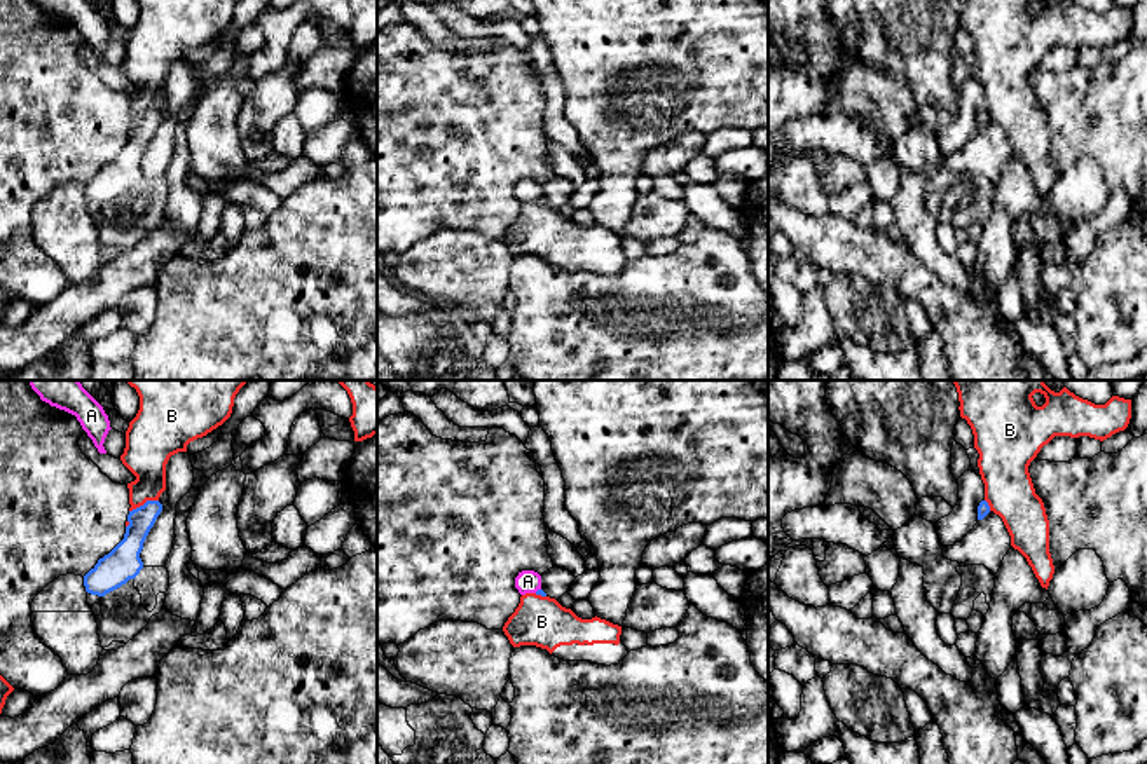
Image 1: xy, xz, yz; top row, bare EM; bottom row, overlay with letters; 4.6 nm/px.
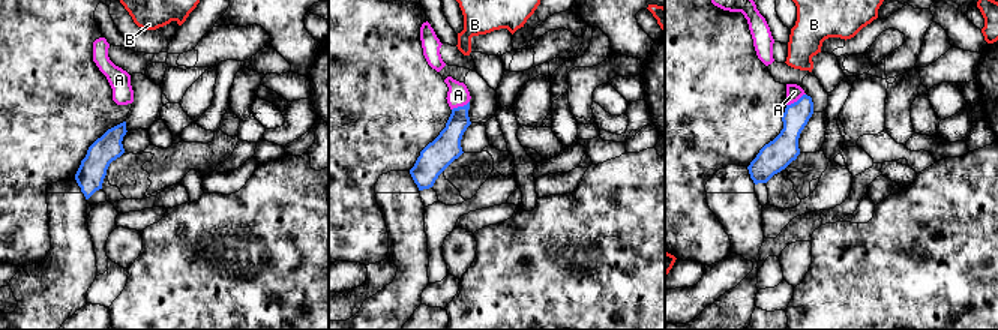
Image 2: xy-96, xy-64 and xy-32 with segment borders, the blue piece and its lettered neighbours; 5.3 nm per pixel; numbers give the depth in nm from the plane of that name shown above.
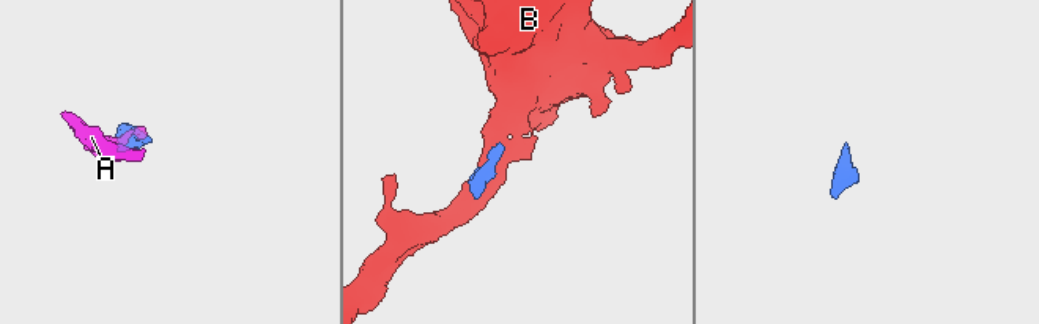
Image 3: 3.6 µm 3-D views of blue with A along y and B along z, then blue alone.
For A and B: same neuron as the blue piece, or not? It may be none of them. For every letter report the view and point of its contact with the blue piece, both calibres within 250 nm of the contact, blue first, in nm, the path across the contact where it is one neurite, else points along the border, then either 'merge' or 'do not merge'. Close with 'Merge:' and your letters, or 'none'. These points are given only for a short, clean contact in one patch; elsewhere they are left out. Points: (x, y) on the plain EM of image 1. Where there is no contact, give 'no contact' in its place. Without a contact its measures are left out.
A: contact xz (538, 199); calibres 30 and 110 nm; way xz (540, 201), (538, 199), (528, 190); merge
B: contact xy (145, 112); calibres 120 and 220 nm; do not merge
Merge: A

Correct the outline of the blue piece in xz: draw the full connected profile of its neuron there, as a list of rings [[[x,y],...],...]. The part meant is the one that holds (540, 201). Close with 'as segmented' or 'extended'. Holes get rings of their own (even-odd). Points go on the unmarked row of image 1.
[[[534,180],[519,181],[519,185],[515,187],[515,197],[520,204],[536,202],[546,206],[546,202],[541,199],[541,185]]]; extended

